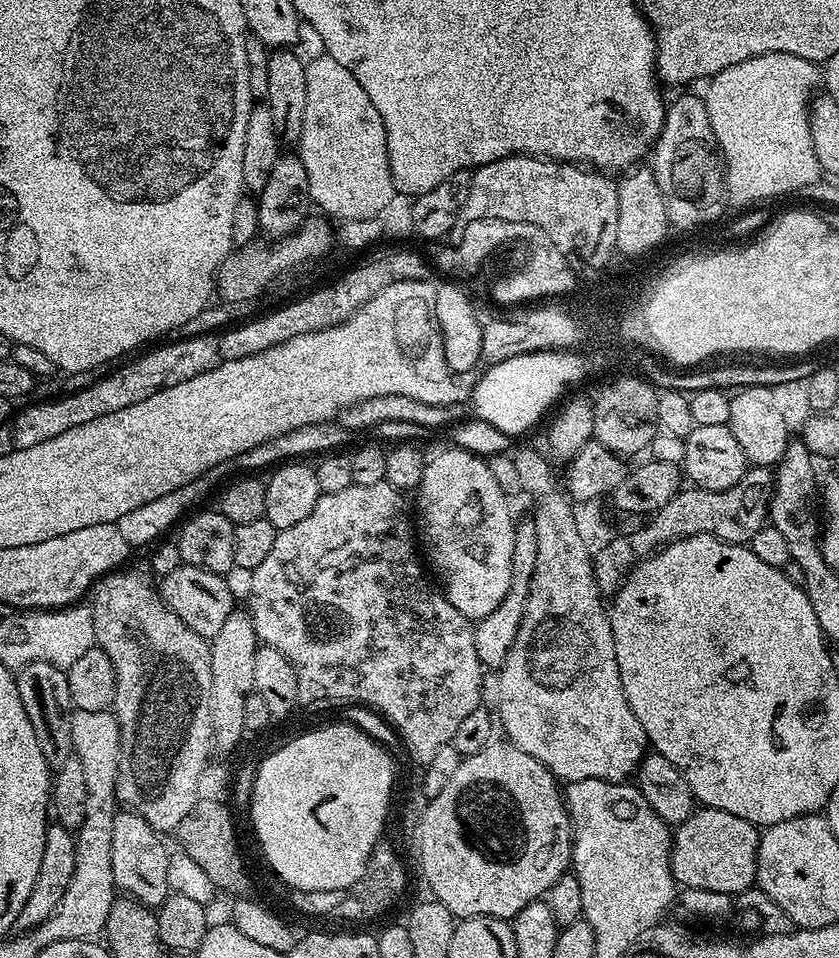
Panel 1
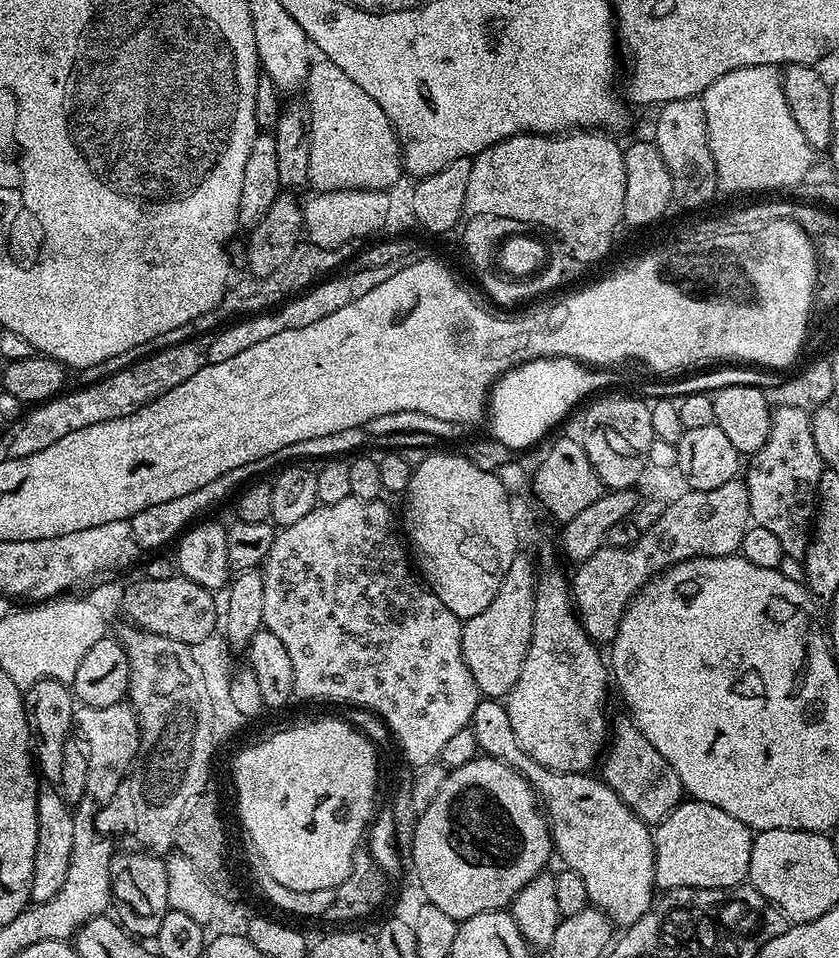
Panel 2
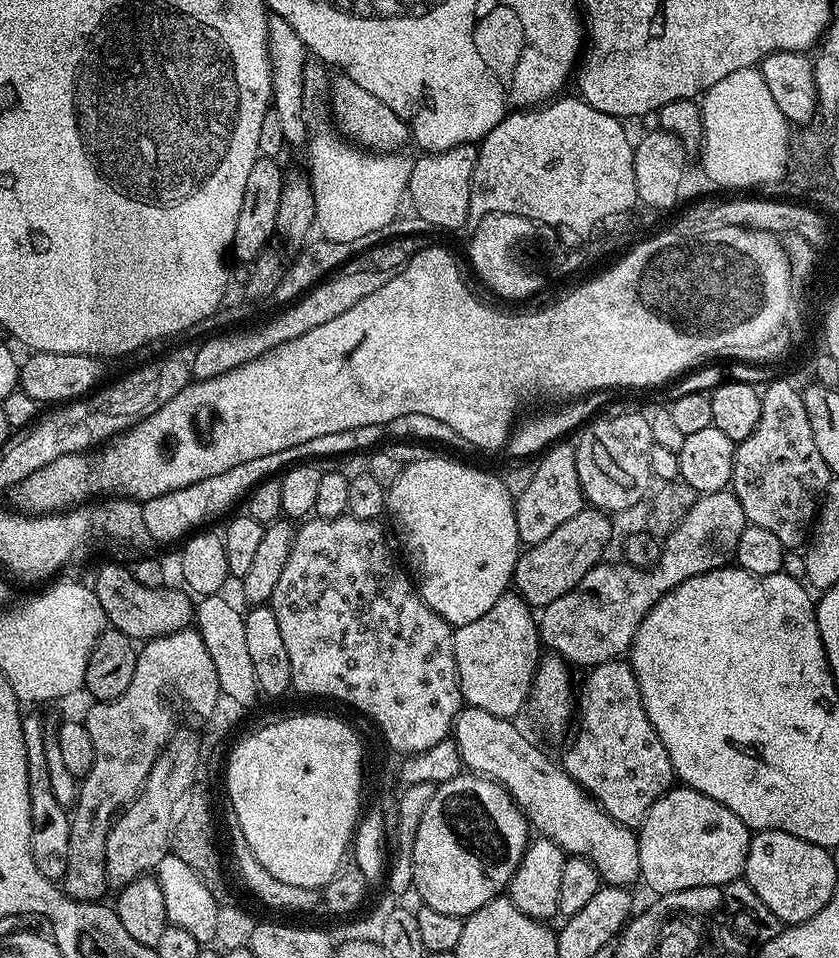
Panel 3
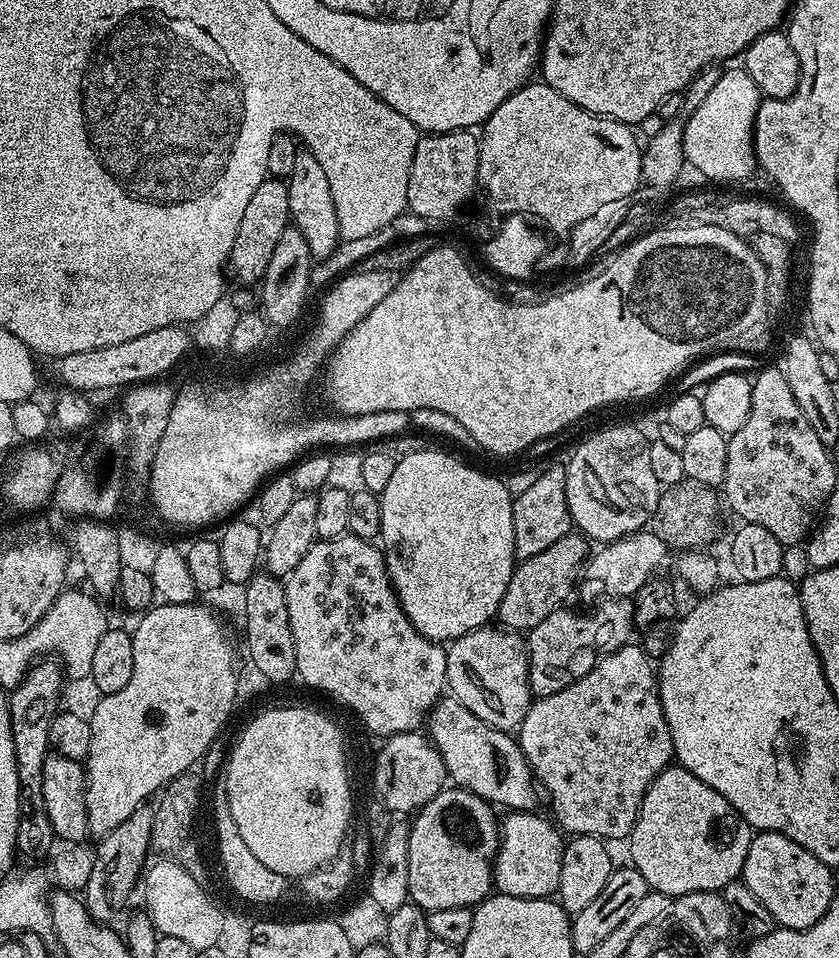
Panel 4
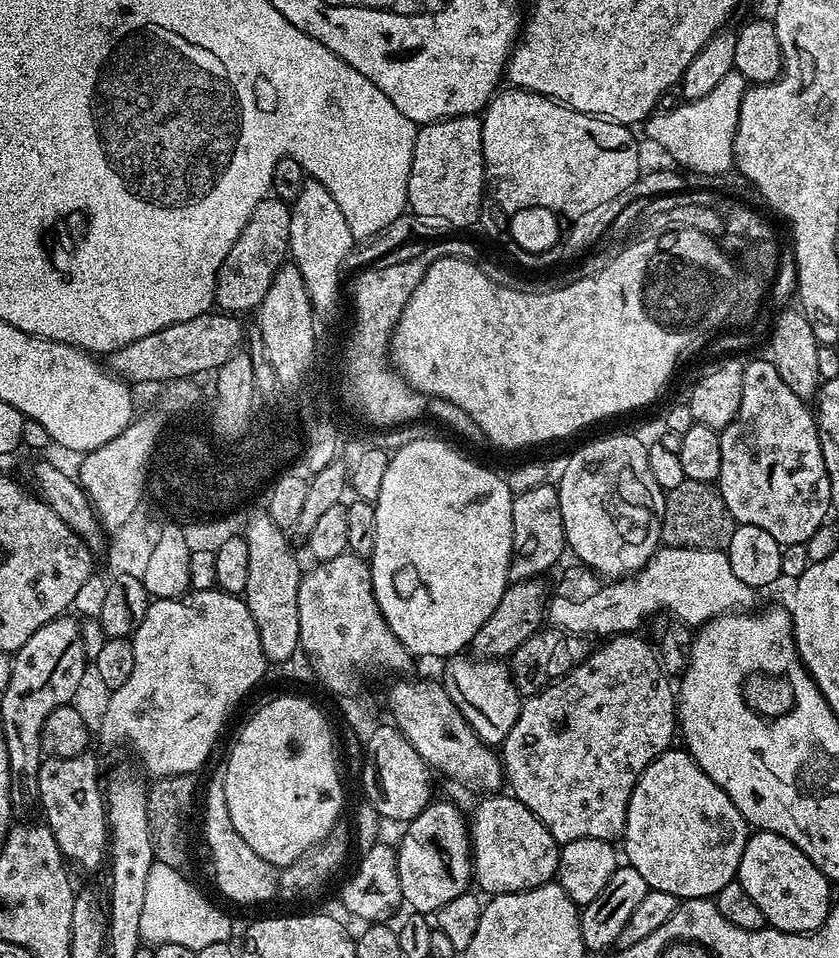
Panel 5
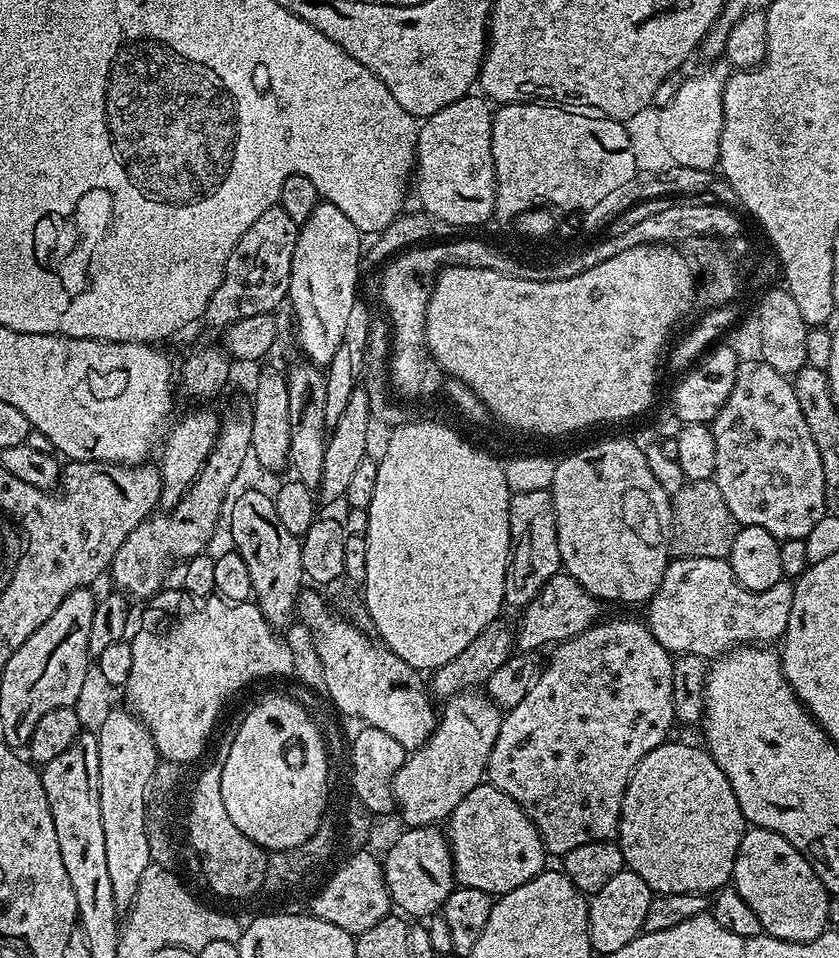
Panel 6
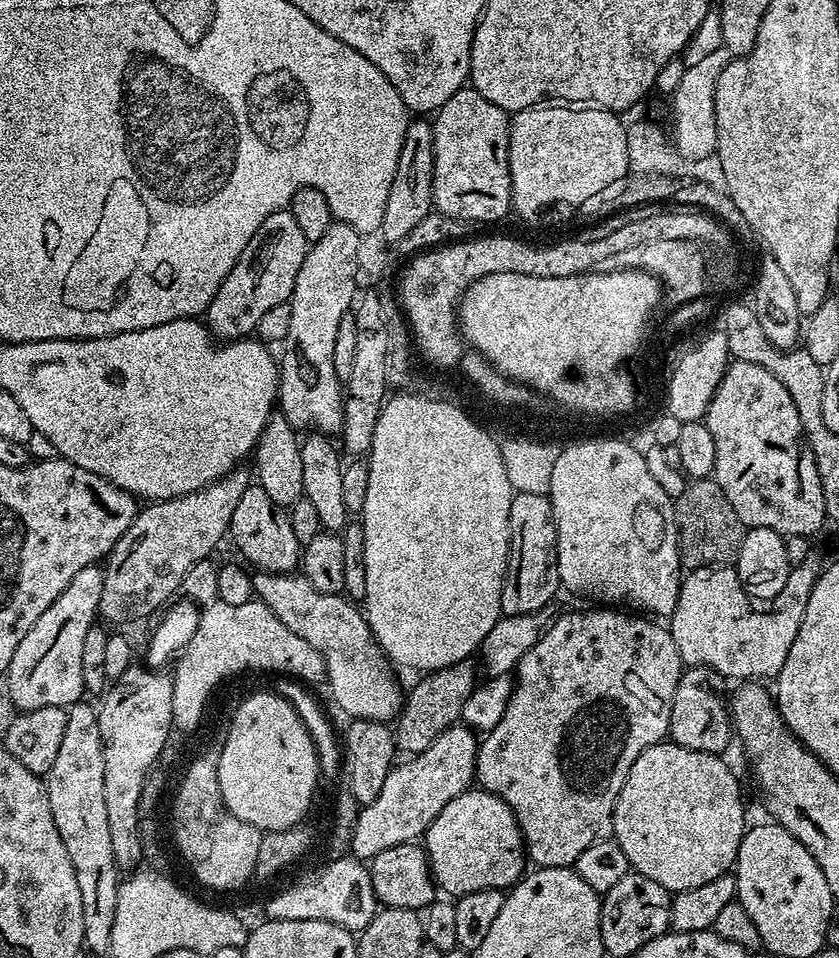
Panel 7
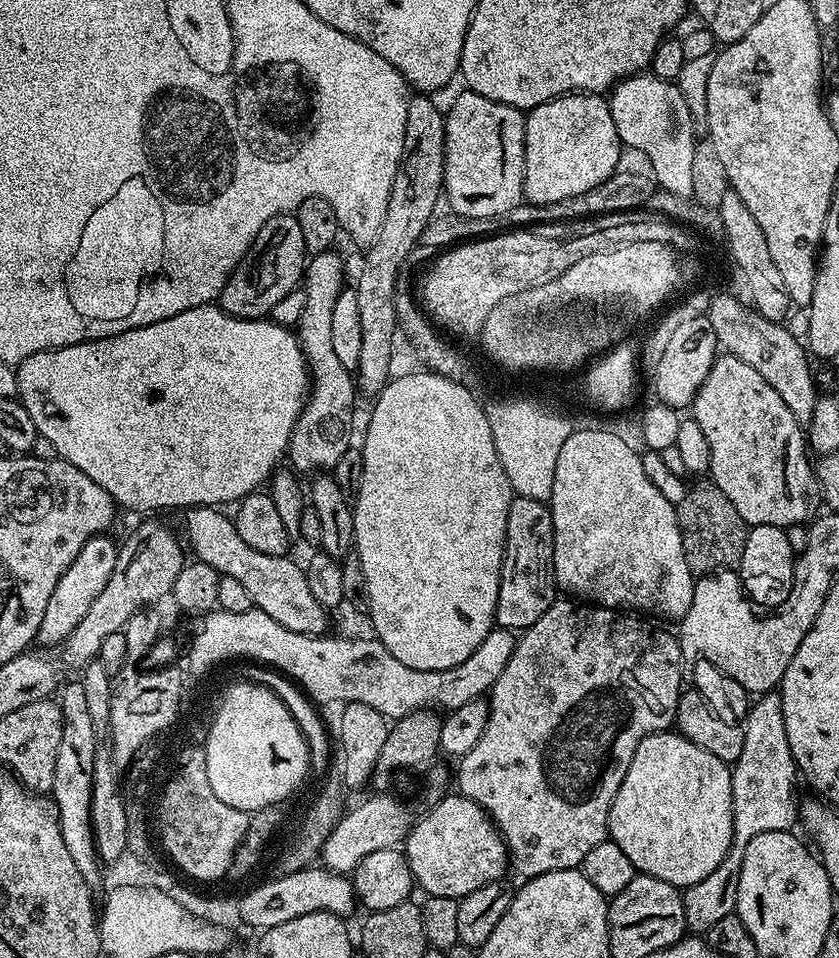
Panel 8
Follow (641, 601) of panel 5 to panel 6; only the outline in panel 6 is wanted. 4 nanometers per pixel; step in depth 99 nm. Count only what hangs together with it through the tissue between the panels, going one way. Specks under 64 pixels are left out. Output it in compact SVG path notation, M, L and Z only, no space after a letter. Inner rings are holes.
M672 558L650 601L650 624L660 630L656 637L669 653L719 658L732 648L768 646L771 640L779 641L790 622L792 590L793 585L782 578L770 590L752 592L738 583L727 559ZM560 574L550 582L523 609L524 617L520 620L515 633L515 643L519 651L534 650L576 637L578 632L585 632L601 619L601 601L591 596L573 576ZM556 616L564 623L564 628L556 628ZM664 627L676 632L663 632L660 628Z

